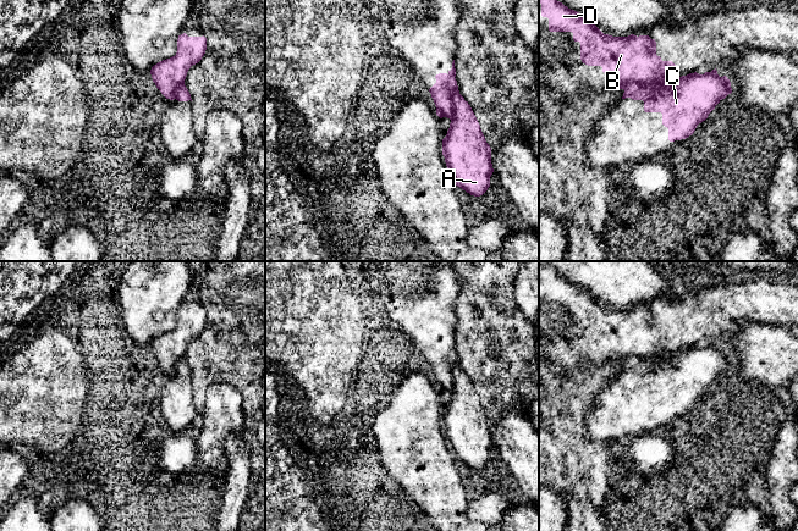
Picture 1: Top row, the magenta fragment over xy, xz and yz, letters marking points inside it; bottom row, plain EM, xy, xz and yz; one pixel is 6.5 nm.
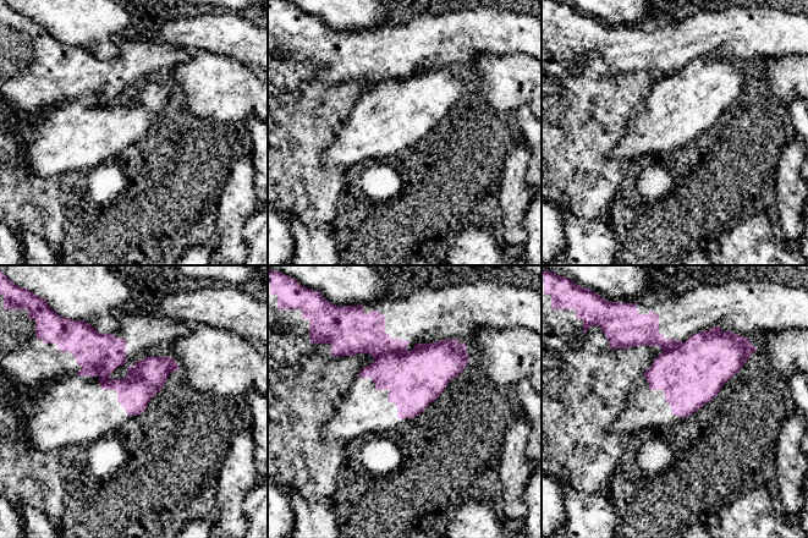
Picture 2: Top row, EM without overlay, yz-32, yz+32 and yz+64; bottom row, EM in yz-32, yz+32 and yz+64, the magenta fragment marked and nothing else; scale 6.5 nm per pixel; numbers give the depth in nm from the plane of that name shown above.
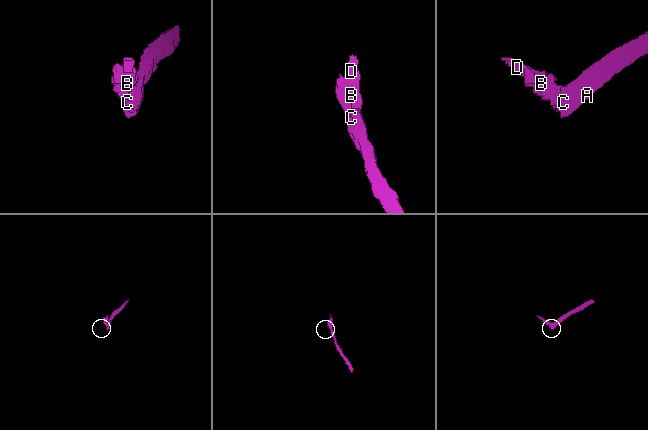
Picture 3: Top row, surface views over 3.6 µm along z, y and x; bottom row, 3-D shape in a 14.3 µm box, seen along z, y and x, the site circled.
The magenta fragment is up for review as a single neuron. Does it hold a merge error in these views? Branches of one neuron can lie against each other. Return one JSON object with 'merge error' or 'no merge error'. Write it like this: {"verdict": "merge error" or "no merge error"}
{"verdict": "merge error"}

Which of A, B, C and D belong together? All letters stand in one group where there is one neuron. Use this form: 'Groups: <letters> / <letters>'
Groups: A C / B D

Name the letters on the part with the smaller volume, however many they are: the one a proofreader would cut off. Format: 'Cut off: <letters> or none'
Cut off: B, D

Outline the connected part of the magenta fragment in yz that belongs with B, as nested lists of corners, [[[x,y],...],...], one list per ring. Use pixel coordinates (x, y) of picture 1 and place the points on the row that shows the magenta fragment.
[[[539,0],[541,16],[549,18],[550,32],[572,32],[573,40],[580,43],[580,60],[588,66],[601,66],[605,74],[616,77],[611,87],[626,90],[631,84],[667,84],[678,78],[676,65],[662,61],[656,55],[656,42],[649,35],[612,37],[604,34],[589,17],[568,9],[557,0]]]

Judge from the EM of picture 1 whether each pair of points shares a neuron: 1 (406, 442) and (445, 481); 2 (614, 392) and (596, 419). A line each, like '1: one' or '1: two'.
1: one
2: one

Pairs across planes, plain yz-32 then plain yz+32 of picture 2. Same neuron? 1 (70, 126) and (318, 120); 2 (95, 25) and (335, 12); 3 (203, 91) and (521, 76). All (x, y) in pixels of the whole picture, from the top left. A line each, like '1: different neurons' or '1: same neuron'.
1: different neurons
2: same neuron
3: same neuron

